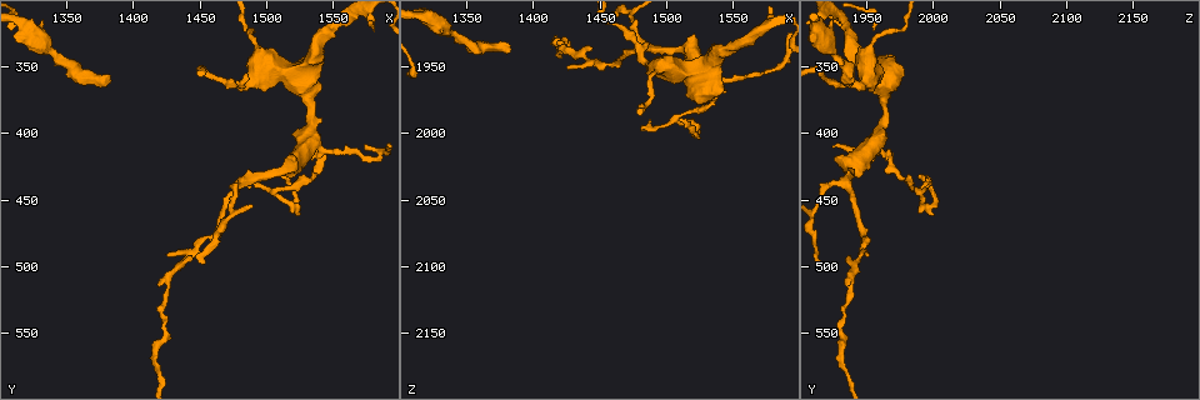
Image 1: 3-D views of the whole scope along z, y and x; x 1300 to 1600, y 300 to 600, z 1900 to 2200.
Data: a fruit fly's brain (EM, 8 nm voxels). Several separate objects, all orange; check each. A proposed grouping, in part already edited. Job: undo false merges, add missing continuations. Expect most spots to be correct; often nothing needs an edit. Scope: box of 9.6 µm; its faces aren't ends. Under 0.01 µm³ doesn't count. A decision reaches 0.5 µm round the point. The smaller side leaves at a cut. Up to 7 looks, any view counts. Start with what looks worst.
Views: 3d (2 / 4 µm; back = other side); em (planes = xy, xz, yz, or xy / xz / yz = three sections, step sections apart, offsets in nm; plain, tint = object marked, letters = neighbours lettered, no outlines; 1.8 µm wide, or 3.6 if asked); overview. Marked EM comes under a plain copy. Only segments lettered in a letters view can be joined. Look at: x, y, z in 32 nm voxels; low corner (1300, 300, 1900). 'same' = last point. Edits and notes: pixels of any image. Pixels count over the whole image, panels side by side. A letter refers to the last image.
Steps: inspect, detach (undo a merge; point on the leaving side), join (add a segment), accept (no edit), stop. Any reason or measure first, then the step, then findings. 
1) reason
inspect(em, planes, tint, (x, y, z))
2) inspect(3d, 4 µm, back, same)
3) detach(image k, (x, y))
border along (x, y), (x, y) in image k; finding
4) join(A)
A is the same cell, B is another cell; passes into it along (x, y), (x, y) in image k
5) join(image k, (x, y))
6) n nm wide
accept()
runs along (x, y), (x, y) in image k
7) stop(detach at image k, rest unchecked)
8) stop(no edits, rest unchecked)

branch stops here
inspect(em, xz, step 16, letters, (1384, 358, 1936))

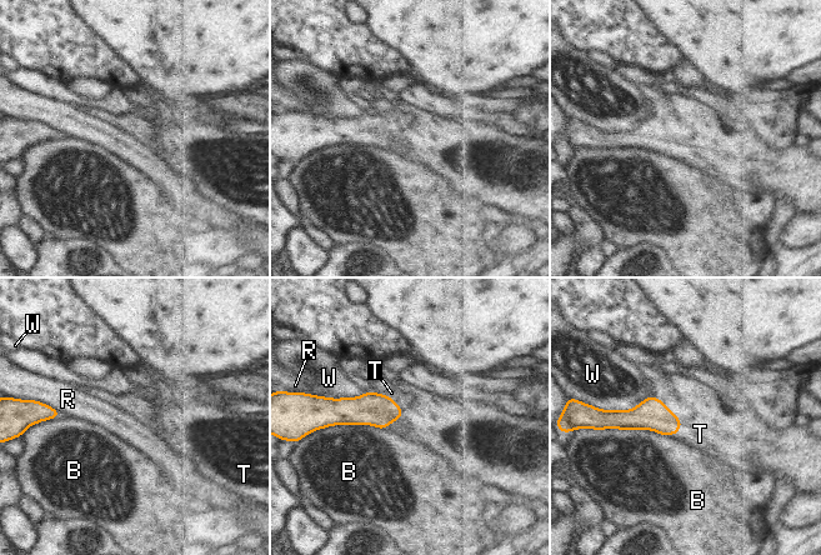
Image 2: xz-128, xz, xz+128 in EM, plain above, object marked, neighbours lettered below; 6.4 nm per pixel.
B touches over 400 nm
join(T)
T is the same cell, B, R and W are other cells; it goes on there

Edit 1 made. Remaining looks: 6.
three-way junction
inspect(3d, 2 µm, (1480, 438, 1934))

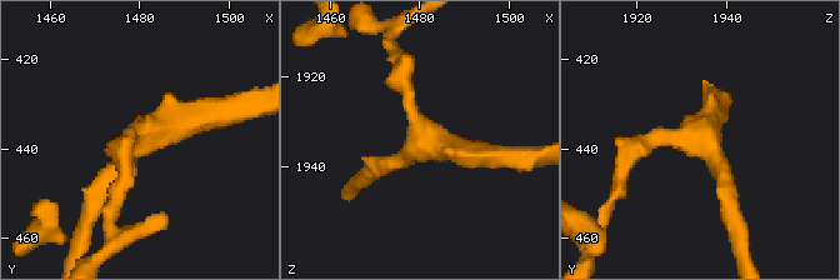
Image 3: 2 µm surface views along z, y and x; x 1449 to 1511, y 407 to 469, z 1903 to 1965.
inspect(em, planes, letters, (1482, 435, 1936))

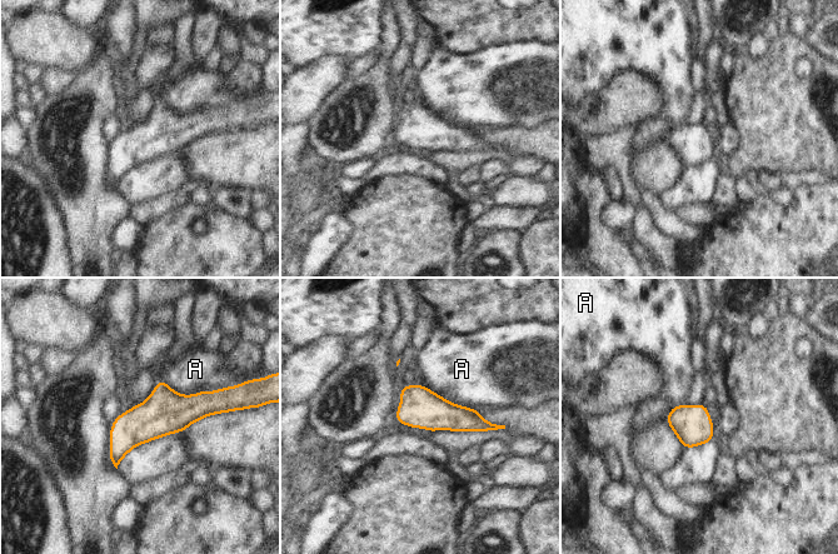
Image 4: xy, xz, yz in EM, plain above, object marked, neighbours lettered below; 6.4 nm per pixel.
accept()
A is another cell; border along (160, 379), (181, 394), (222, 389) in image 4; one neuron here

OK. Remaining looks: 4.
stop(join at image 2, rest unchecked)

